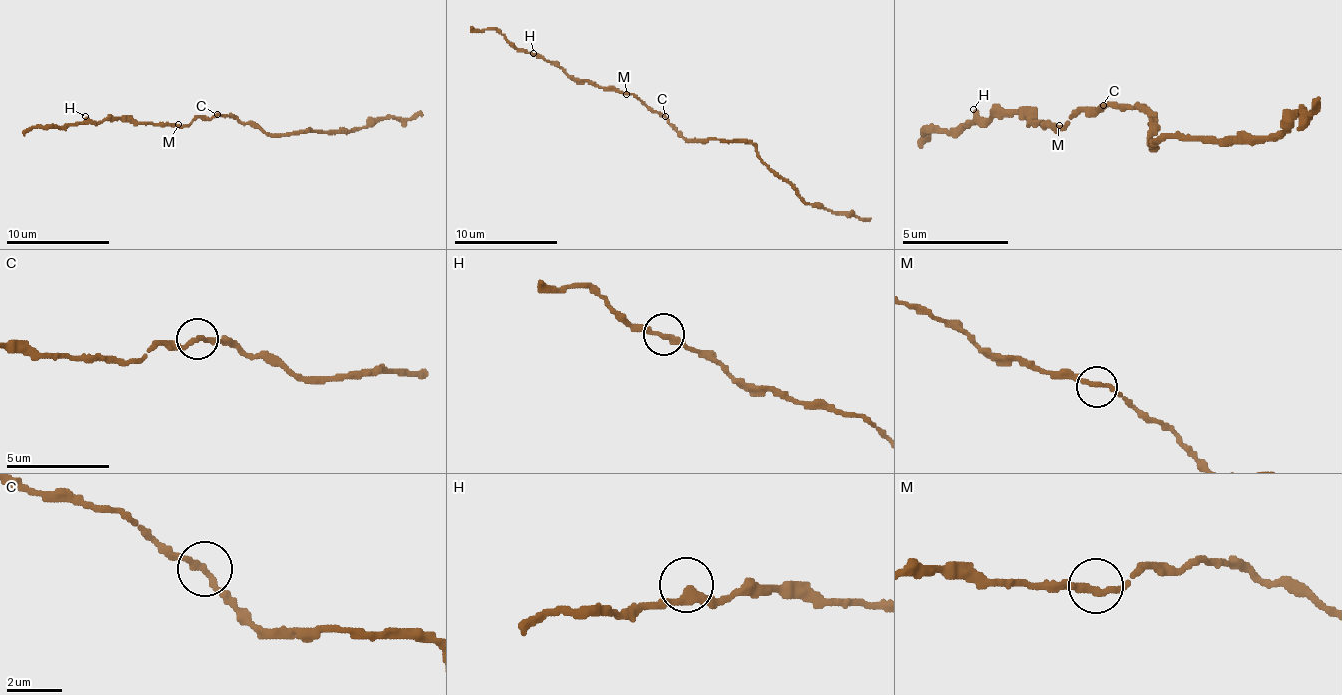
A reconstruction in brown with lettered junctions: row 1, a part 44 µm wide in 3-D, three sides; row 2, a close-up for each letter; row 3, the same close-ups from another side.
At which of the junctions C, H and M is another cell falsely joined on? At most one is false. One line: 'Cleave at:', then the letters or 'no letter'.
Cleave at: no letter

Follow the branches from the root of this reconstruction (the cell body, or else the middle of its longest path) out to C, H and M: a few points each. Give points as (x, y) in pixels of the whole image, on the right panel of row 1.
C: (1123, 109), (1112, 104), (1101, 104)
H: (1123, 109), (1101, 109), (1096, 114), (1080, 109), (1059, 130), (1016, 114), (995, 114), (984, 120), (973, 109)
M: (1123, 109), (1101, 109), (1096, 114), (1080, 109), (1059, 130), (1059, 125)

